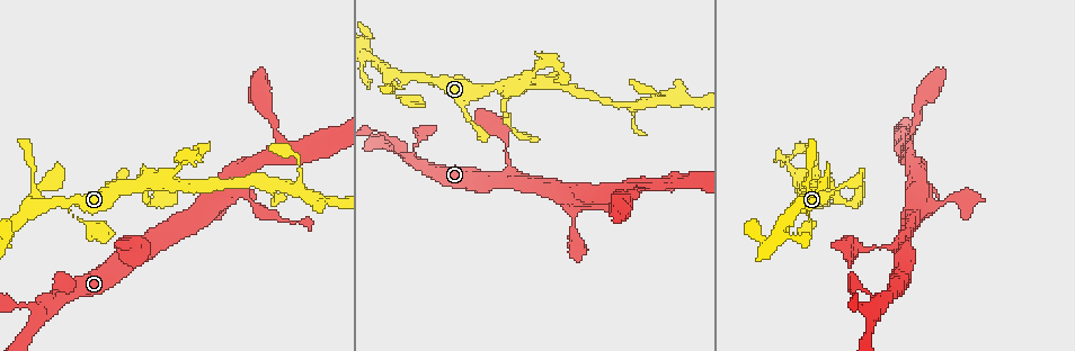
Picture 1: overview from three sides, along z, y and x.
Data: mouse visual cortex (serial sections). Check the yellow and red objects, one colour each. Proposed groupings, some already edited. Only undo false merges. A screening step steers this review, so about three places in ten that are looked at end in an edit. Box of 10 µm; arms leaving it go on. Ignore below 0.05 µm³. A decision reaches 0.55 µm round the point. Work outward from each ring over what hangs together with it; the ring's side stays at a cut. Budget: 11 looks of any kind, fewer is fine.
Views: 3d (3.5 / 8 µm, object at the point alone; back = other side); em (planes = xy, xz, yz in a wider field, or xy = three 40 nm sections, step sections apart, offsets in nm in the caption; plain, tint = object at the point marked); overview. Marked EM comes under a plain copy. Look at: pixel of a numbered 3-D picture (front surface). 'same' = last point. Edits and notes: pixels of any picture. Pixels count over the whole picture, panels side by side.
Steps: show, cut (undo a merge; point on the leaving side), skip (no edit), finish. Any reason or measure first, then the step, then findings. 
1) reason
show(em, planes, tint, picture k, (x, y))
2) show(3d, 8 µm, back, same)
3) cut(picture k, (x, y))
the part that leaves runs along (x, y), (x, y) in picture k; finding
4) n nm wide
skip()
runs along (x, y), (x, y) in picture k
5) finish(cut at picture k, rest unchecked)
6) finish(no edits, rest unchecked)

thin arm on a thick one
show(3d, 3.5 µm, back, picture 1, (874, 310))

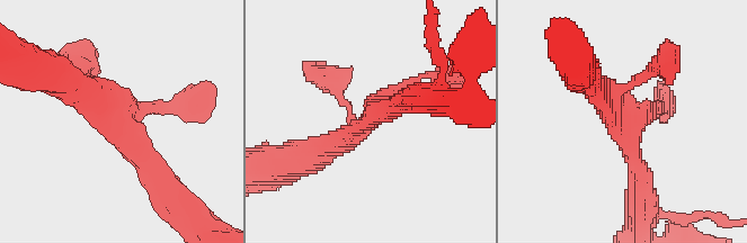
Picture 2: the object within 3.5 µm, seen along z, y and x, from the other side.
show(em, xy, step 3, tint, picture 2, (370, 120))

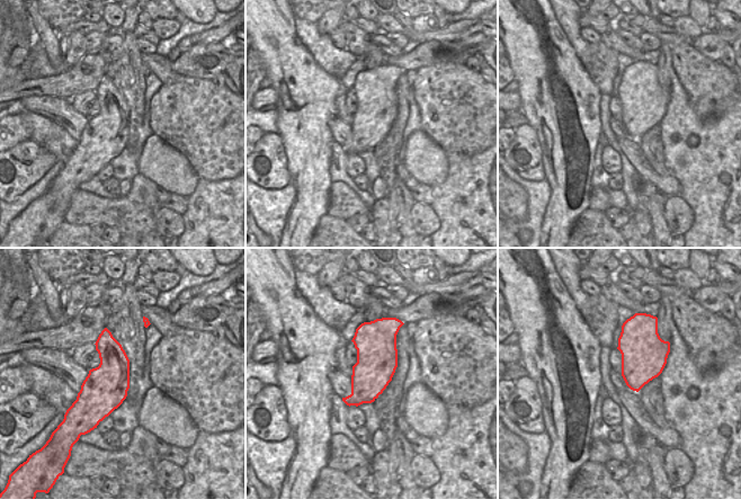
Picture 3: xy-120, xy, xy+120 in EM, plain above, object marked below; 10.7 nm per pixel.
440 nm wide
skip()
runs along (61, 78), (116, 116), (154, 174) in picture 2; one cell here

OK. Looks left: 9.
thin neck
show(em, planes, tint, picture 1, (239, 190))

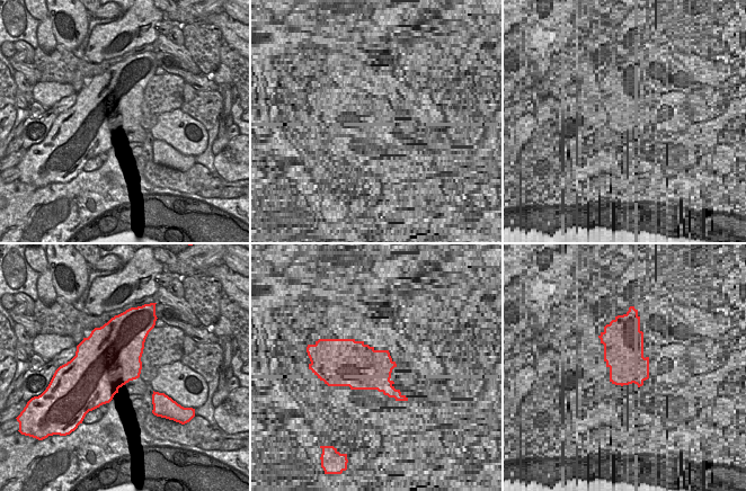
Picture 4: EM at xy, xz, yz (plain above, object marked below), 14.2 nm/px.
wider look
show(3d, 3.5 µm, same)

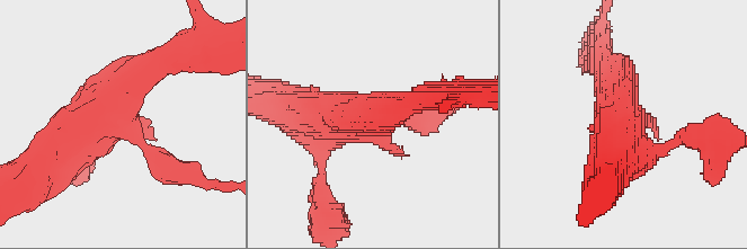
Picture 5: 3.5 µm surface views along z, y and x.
skip()
runs along (44, 165), (133, 78), (158, 61) in picture 5; continuous, no second cell

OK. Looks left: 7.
a narrow waist
show(3d, 3.5 µm, picture 1, (294, 190))

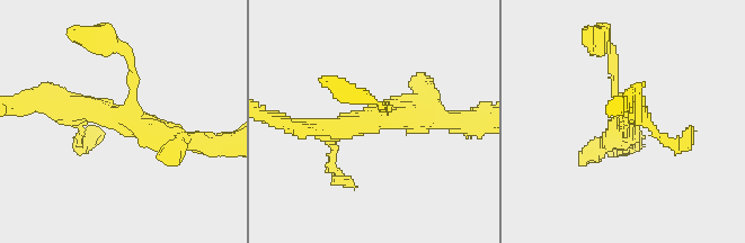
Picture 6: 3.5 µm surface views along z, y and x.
arms of 100, 250, 250, 350 nm
skip()
runs along (52, 100), (191, 142) in picture 6; one cell here

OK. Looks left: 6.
narrows sharply
show(3d, 3.5 µm, picture 1, (786, 163))

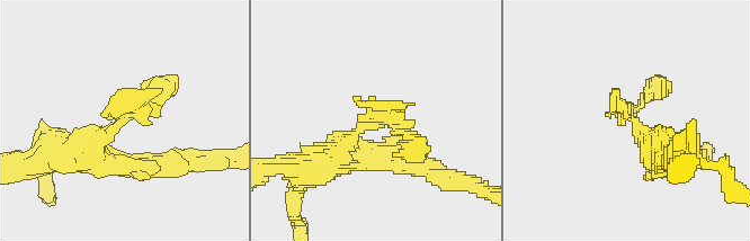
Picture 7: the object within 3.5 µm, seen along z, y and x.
show(em, xy, step 5, tint, picture 7, (122, 117))

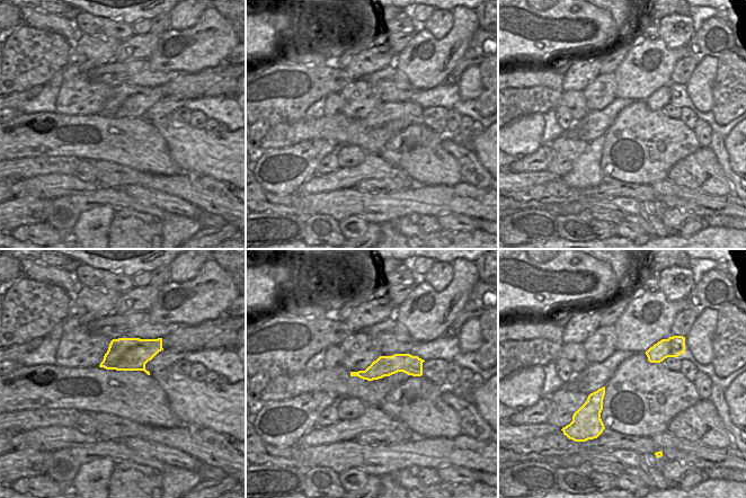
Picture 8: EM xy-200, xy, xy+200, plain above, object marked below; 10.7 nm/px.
cut(picture 7, (396, 110))
the part that leaves runs along (368, 126), (405, 126), (413, 146), (392, 155) in picture 7; a second cell is stuck on

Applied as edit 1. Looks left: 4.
finish(cut at picture 7, rest unchecked)

